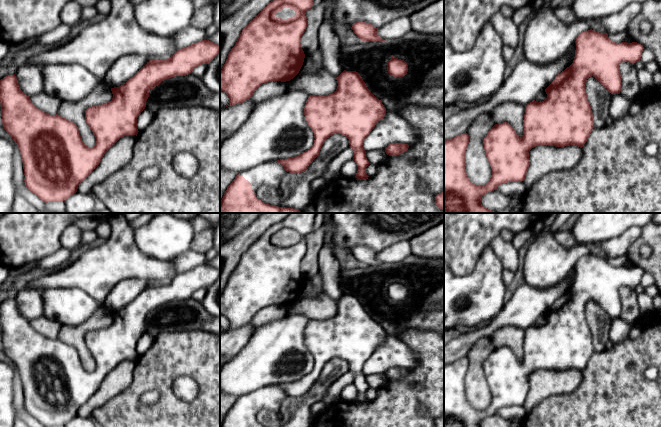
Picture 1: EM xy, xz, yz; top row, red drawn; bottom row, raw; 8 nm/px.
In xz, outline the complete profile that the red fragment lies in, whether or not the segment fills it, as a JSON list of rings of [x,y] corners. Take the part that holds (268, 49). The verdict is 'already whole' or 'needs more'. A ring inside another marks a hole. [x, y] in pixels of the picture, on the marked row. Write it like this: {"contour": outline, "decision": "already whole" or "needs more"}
{"contour": [[[273,0],[242,30],[220,71],[220,90],[228,95],[228,106],[249,100],[262,84],[290,81],[299,73],[305,58],[300,44],[307,27],[305,13],[312,8],[313,2],[314,0]],[[284,8],[293,9],[296,14],[287,19],[274,16]]], "decision": "already whole"}

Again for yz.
{"contour": [[[592,29],[582,32],[576,38],[576,50],[573,63],[556,76],[552,83],[545,89],[547,98],[542,102],[532,102],[525,105],[524,131],[519,137],[512,126],[507,123],[495,124],[484,137],[483,144],[486,157],[492,169],[492,175],[484,186],[477,186],[467,177],[465,169],[465,152],[469,143],[469,136],[465,132],[452,139],[444,139],[444,213],[495,213],[481,204],[481,197],[494,191],[498,186],[508,182],[522,182],[529,168],[529,151],[542,145],[565,147],[576,145],[580,148],[586,143],[594,128],[593,113],[588,101],[585,84],[589,77],[595,77],[611,94],[620,94],[621,74],[619,65],[622,62],[636,63],[640,61],[644,47],[637,43],[615,43],[608,38],[607,33],[599,33]]], "decision": "already whole"}

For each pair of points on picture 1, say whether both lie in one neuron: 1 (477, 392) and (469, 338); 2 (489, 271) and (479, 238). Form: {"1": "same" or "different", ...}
{"1": "different", "2": "different"}

